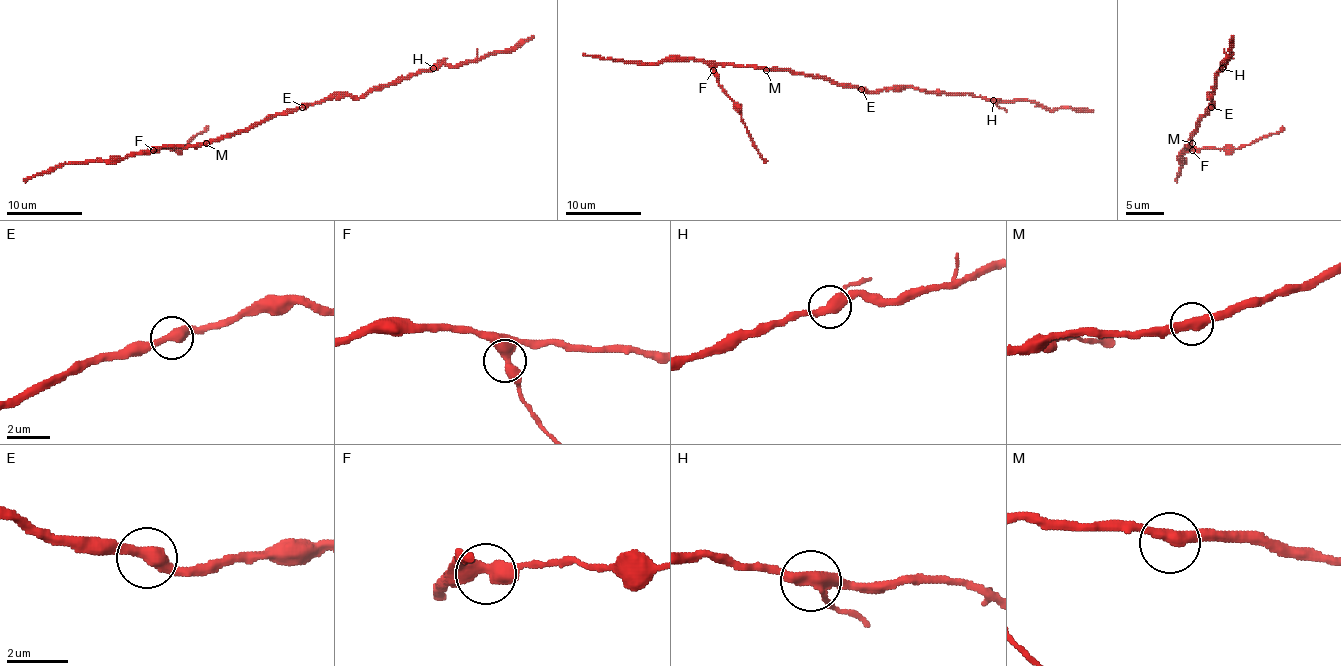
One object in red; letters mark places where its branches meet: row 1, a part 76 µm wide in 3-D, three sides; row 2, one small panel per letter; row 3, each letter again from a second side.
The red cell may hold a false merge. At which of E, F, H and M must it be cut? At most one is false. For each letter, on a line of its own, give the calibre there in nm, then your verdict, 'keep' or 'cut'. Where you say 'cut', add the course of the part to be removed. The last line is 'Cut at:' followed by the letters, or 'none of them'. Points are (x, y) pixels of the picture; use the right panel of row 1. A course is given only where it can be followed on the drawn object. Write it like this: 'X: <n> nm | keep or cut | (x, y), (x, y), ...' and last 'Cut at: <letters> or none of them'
E: 420 nm | keep
F: 400 nm | keep
H: 380 nm | keep
M: 400 nm | keep
Cut at: none of them

